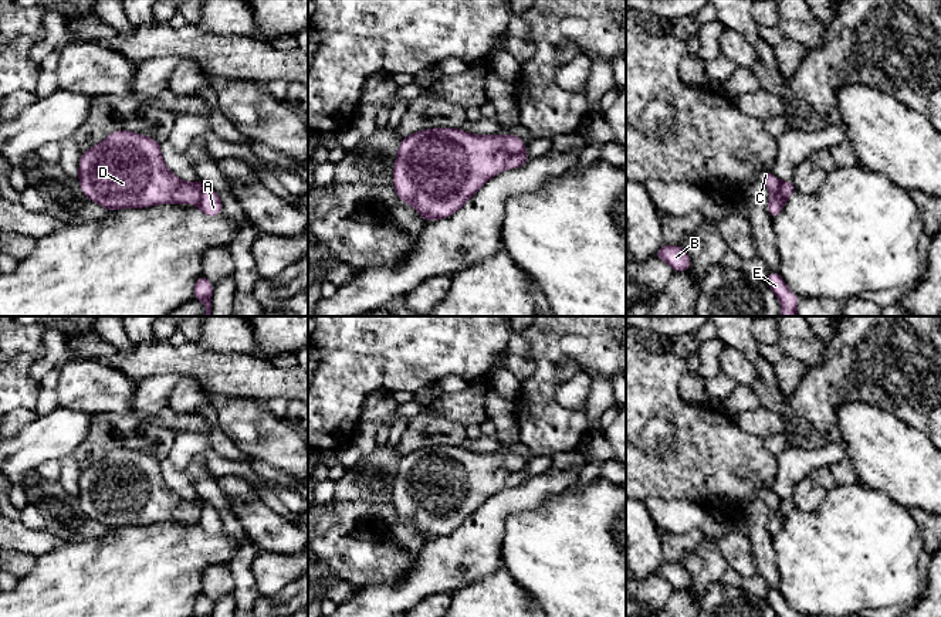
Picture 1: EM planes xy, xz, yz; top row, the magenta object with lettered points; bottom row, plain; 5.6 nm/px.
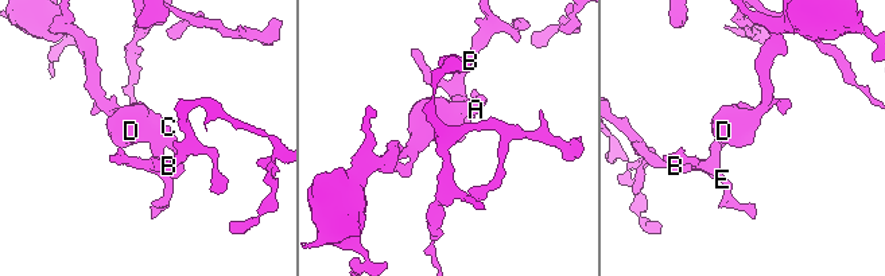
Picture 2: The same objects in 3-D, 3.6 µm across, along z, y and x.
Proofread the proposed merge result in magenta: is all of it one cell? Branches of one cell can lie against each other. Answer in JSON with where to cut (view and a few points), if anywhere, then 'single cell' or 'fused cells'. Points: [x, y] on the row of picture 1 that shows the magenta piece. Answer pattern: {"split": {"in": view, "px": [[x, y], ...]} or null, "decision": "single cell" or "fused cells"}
{"split": {"in": "xz", "px": [[524, 149], [513, 153], [503, 168]]}, "decision": "fused cells"}

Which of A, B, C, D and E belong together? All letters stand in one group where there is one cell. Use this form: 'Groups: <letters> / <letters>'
Groups: A / B C D E

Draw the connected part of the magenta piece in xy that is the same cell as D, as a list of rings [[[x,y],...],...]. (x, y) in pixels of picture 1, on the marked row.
[[[125,129],[82,152],[78,169],[84,196],[111,211],[197,204],[203,183],[179,179],[166,167],[159,142]]]

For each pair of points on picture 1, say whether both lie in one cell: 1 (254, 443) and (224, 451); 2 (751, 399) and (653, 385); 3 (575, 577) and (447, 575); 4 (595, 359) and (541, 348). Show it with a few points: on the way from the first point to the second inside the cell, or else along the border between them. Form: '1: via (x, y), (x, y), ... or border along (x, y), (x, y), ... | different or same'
1: border along (217, 419), (220, 430), (241, 451), (266, 463) | different
2: border along (720, 407), (734, 419) | different
3: border along (504, 532), (503, 566) | different
4: via (582, 348), (554, 348) | same

